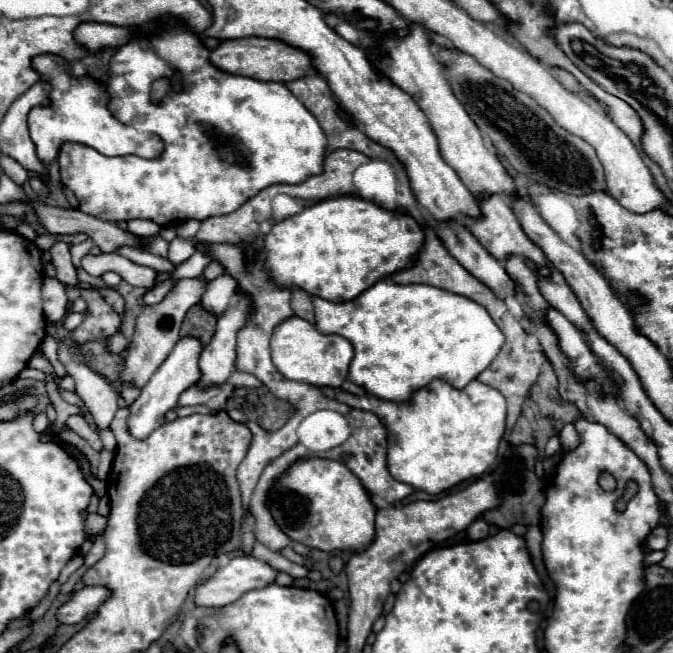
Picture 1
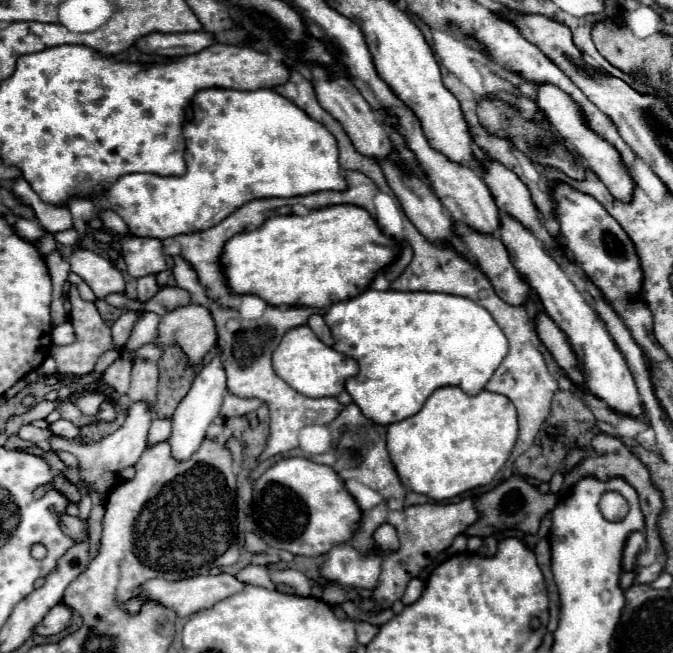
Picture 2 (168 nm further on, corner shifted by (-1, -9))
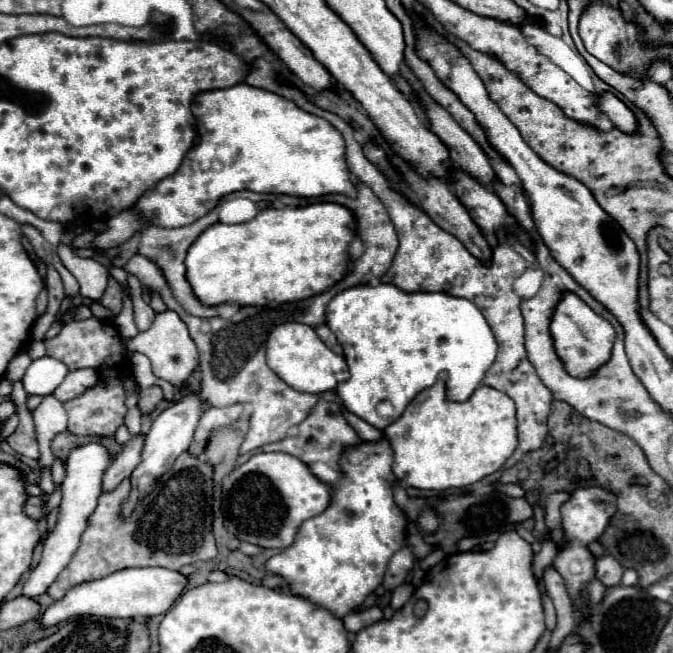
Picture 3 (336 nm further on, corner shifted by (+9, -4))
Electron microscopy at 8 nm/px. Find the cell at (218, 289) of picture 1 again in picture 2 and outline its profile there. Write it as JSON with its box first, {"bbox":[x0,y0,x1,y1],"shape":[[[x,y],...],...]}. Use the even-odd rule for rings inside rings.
{"bbox":[156,304,218,364],"shape":[[[198,304],[182,306],[168,312],[162,318],[156,336],[156,344],[160,344],[162,348],[178,342],[192,364],[198,364],[204,354],[208,354],[208,350],[216,344],[216,340],[218,334],[212,314],[208,308]]]}

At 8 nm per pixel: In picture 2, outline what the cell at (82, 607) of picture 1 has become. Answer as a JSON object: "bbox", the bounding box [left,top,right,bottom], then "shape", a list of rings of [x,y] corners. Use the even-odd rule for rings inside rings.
{"bbox":[36,604,72,636],"shape":[[[58,604],[48,612],[48,616],[42,620],[42,624],[36,626],[36,634],[42,634],[42,636],[60,634],[70,624],[72,624],[72,610],[66,604]]]}

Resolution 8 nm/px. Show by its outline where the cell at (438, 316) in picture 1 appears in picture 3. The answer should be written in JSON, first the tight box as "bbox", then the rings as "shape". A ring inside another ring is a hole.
{"bbox":[326,283,496,429],"shape":[[[388,283],[378,287],[356,285],[340,291],[326,311],[326,325],[344,347],[350,369],[350,379],[338,385],[338,395],[348,411],[376,429],[386,429],[392,421],[396,421],[404,413],[406,405],[438,379],[446,381],[446,397],[450,401],[466,401],[496,359],[496,339],[484,315],[472,301],[452,297],[448,293],[404,293],[404,297],[402,293],[404,291],[396,285]]]}

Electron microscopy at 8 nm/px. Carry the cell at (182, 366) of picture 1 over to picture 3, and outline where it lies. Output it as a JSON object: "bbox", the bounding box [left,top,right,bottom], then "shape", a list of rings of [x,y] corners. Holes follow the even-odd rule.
{"bbox":[22,443,112,597],"shape":[[[98,443],[78,447],[70,453],[68,463],[66,463],[66,479],[62,483],[62,503],[58,509],[58,523],[52,529],[52,533],[48,535],[48,539],[44,541],[40,563],[36,565],[36,569],[32,569],[28,581],[24,583],[24,591],[22,591],[24,597],[36,597],[40,593],[46,593],[46,589],[58,577],[62,567],[66,567],[66,563],[70,563],[72,555],[78,549],[80,535],[86,529],[86,519],[90,517],[90,511],[94,511],[98,497],[102,495],[102,475],[110,463],[112,463],[112,457],[110,457],[108,449]]]}

